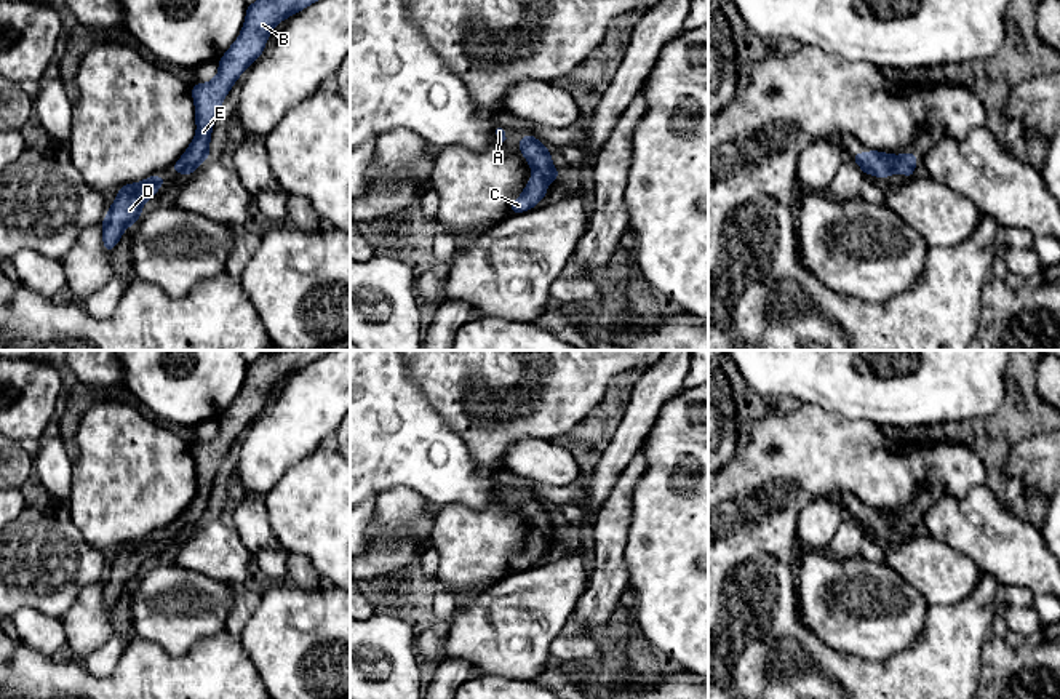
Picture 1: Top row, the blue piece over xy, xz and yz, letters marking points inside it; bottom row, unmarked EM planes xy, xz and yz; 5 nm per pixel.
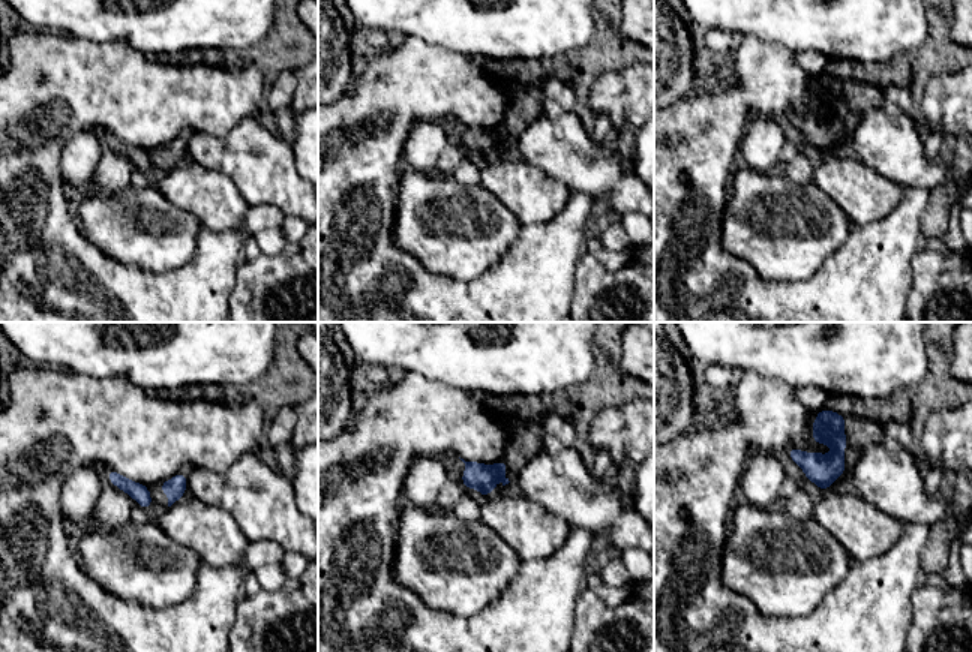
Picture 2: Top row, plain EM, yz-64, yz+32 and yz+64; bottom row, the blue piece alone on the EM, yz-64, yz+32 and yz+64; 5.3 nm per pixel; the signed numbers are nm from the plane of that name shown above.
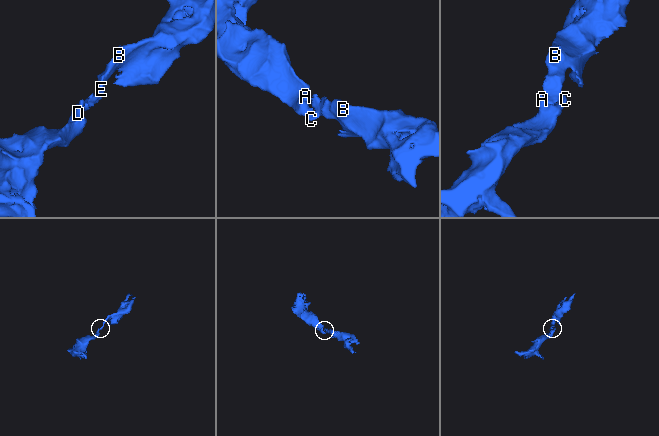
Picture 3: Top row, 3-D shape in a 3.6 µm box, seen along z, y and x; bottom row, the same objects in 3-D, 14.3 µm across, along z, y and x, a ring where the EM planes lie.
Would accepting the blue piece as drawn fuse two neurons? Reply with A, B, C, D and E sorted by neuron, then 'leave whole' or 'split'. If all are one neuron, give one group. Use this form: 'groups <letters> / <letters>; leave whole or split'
groups A B C D E; leave whole

